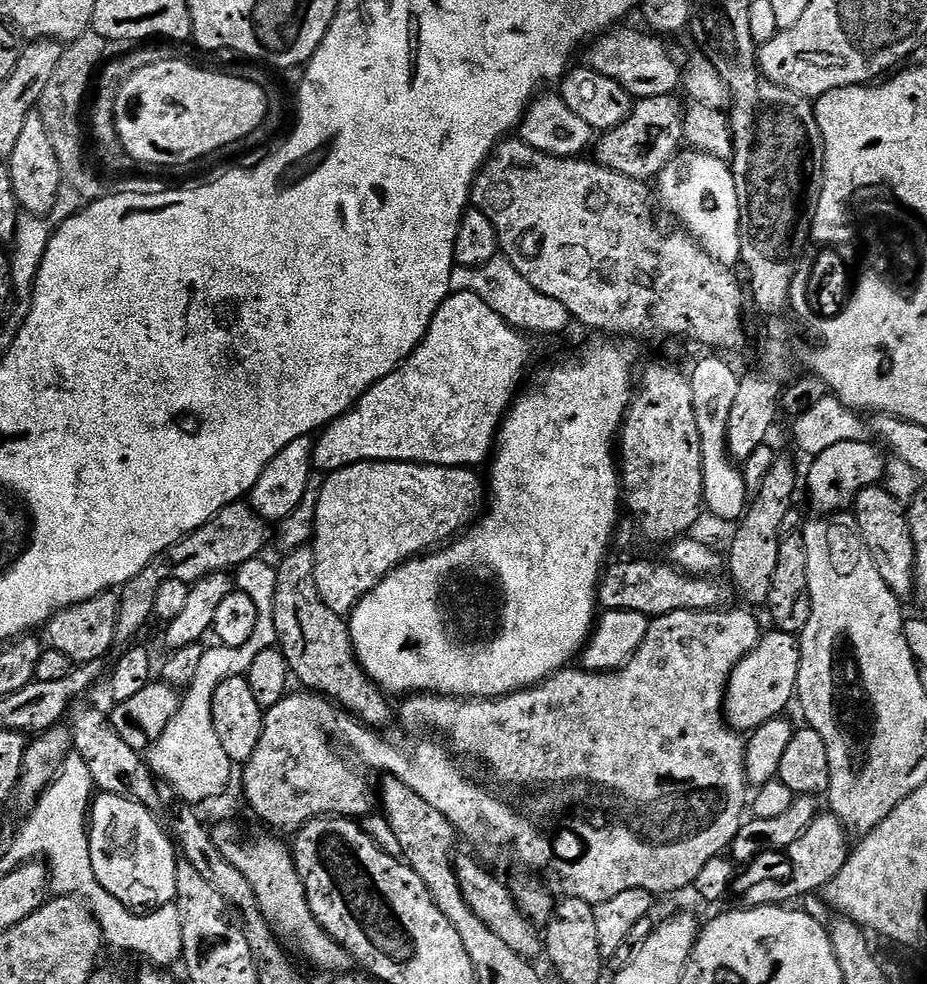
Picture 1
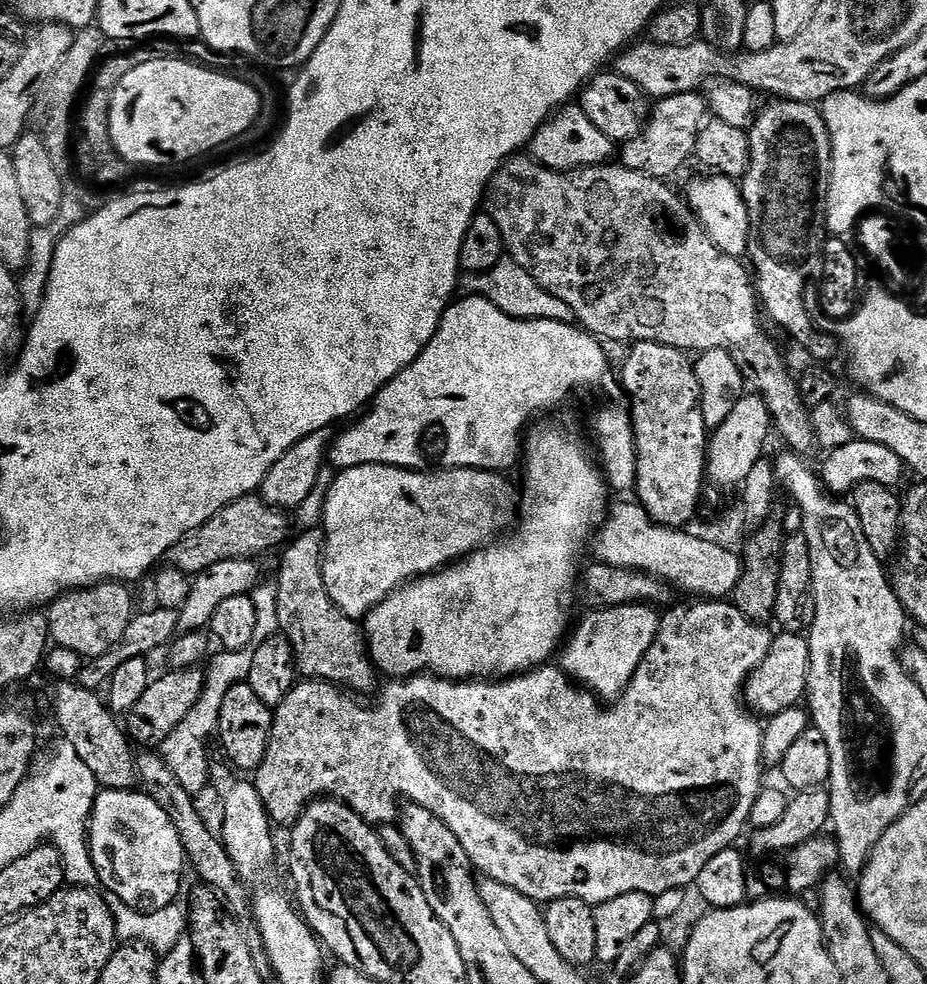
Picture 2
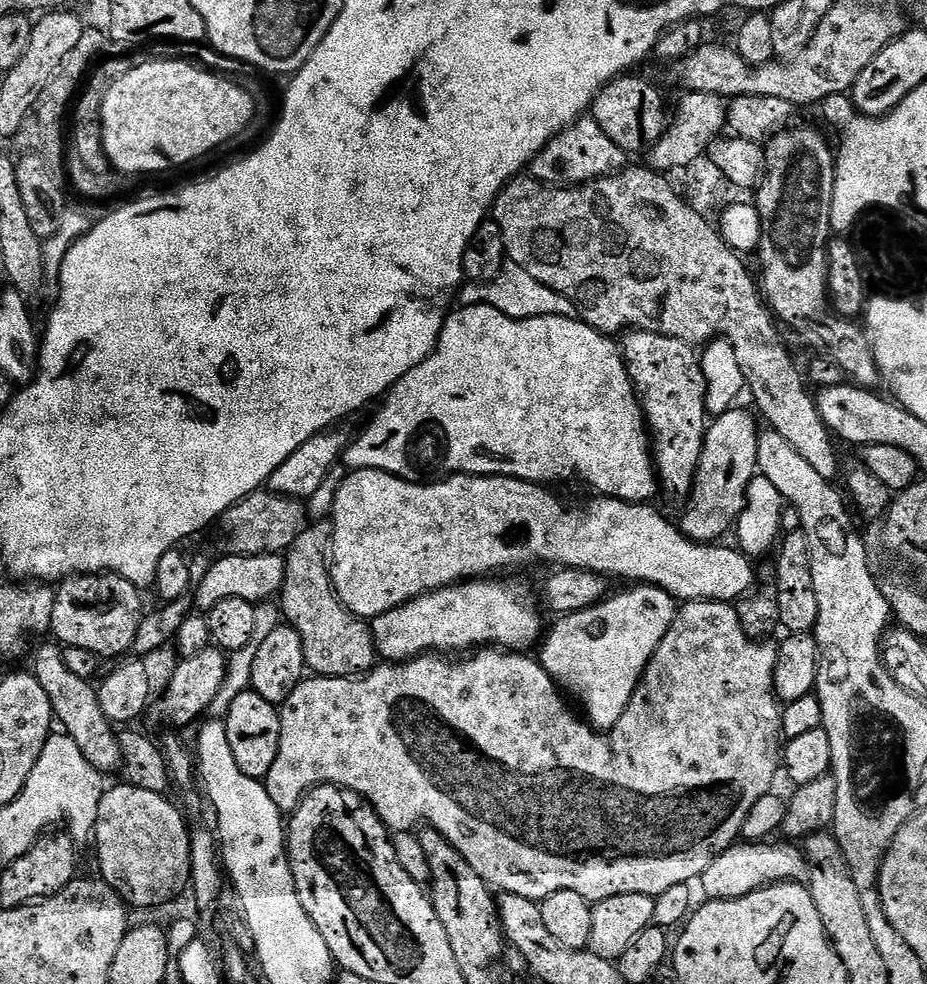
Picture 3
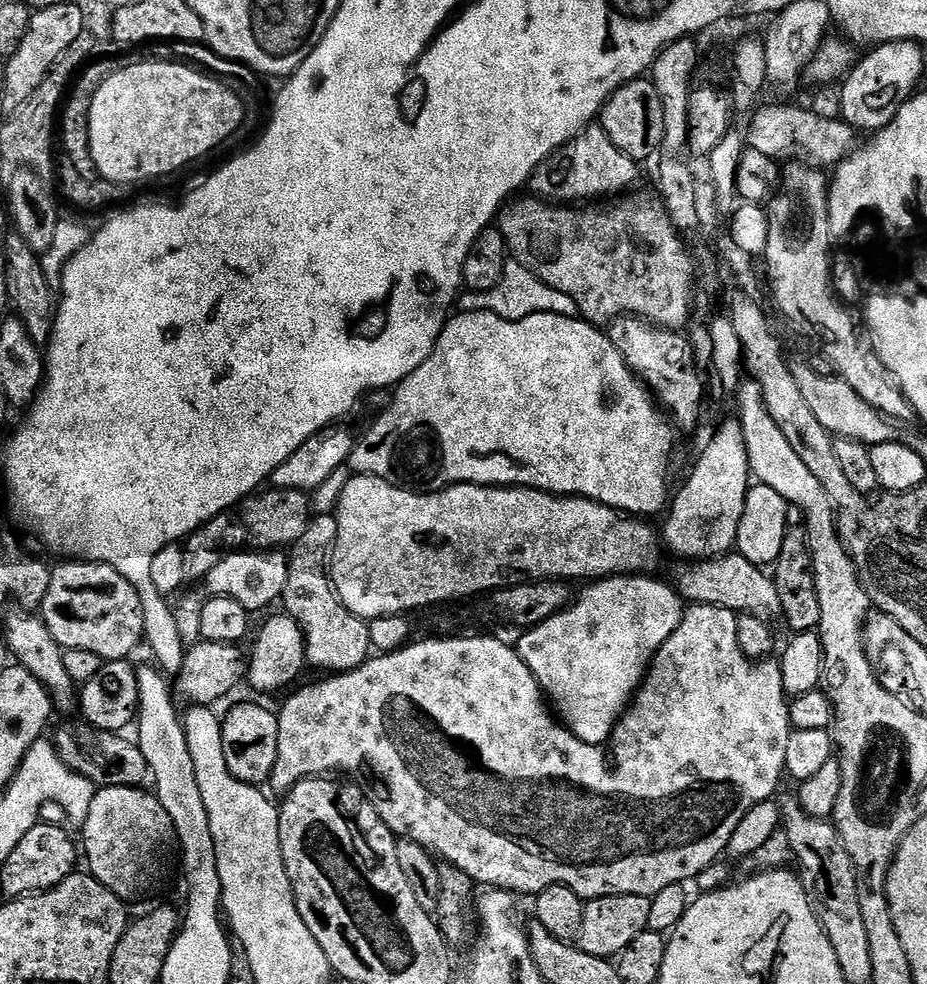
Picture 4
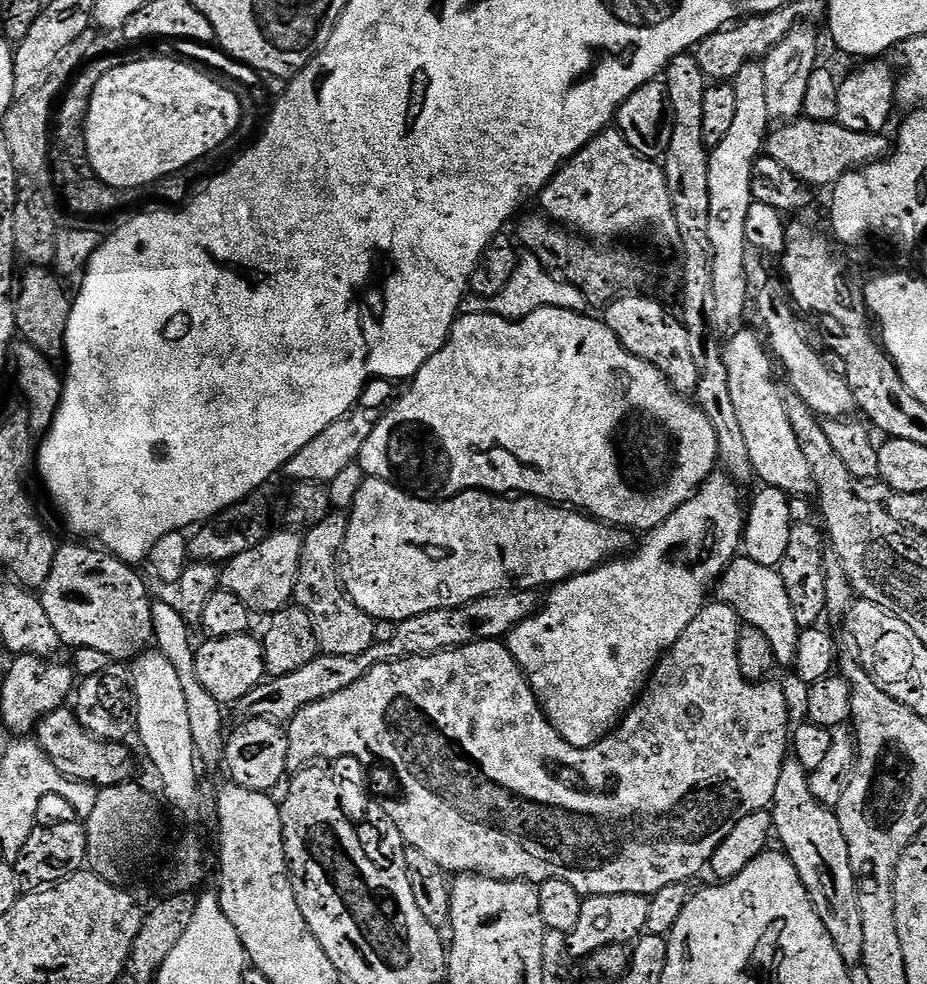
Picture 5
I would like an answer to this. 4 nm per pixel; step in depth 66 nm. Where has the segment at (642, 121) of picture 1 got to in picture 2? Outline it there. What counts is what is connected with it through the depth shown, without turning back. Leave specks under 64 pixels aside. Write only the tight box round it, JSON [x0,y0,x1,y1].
[618,92,706,178]

